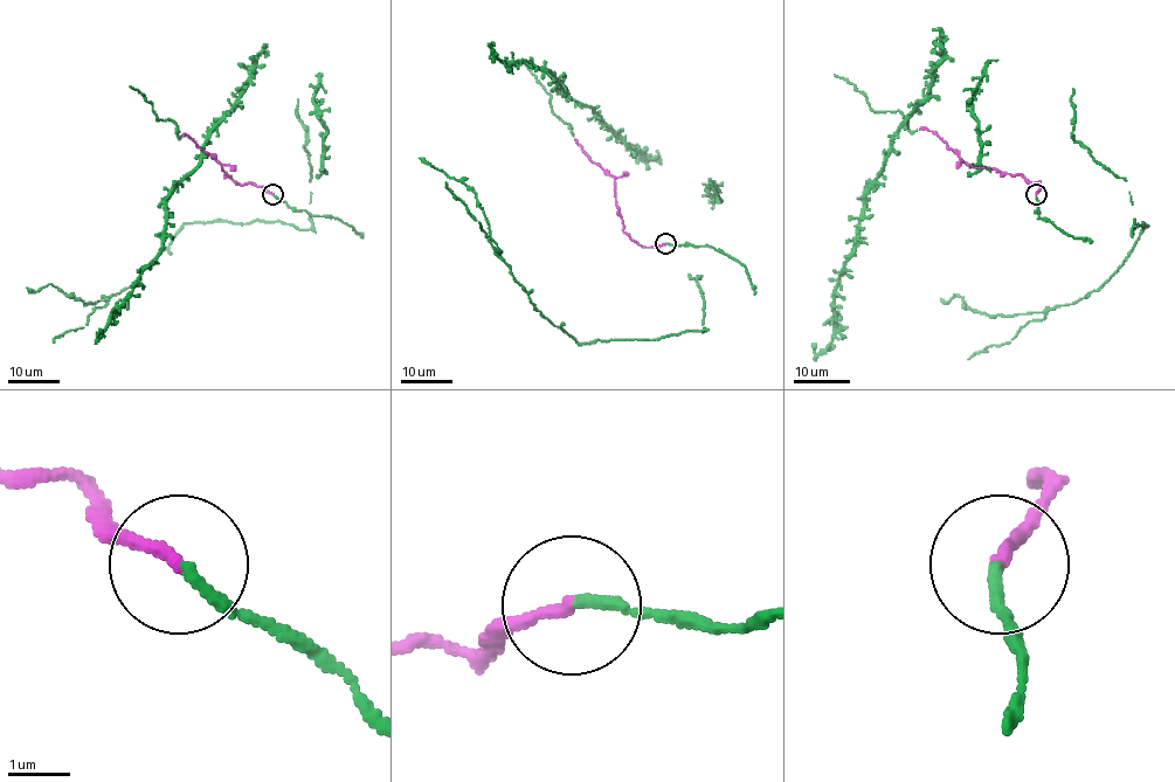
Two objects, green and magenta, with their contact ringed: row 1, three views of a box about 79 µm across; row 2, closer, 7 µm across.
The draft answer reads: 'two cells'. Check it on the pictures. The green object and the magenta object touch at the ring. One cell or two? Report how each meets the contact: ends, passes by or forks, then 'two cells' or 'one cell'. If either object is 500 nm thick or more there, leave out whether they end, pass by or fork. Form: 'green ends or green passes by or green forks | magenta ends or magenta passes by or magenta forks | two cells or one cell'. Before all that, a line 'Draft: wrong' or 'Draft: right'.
Draft: wrong
green ends | magenta ends | one cell

